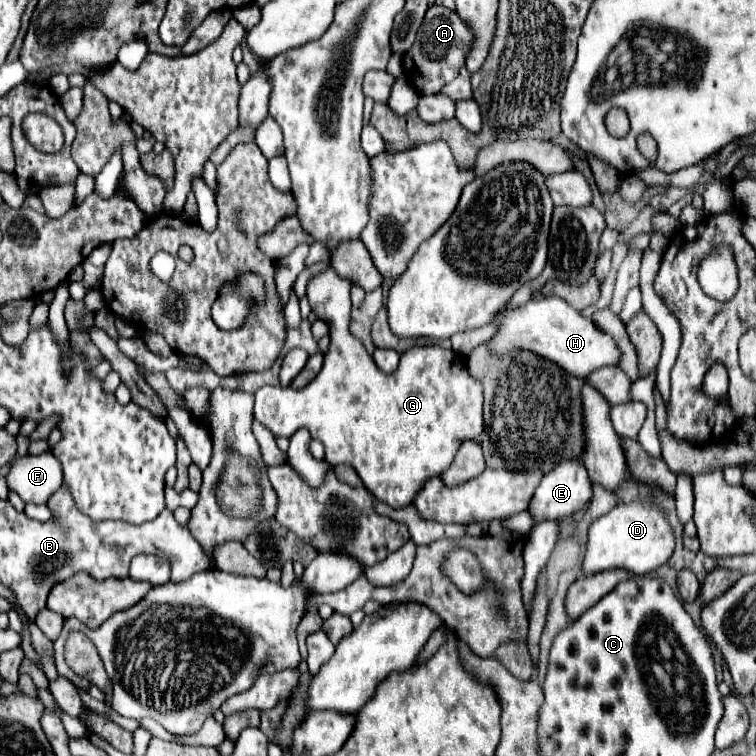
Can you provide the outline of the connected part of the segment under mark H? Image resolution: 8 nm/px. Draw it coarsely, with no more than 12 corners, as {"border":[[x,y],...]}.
{"border":[[558,296],[500,312],[490,354],[528,350],[586,378],[614,340]]}

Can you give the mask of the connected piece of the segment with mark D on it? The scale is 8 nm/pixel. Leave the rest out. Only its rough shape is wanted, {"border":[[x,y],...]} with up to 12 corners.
{"border":[[646,502],[618,504],[588,528],[582,572],[642,576],[674,550]]}

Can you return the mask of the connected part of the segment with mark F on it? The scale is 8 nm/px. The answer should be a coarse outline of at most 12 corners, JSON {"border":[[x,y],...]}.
{"border":[[52,452],[16,460],[6,480],[26,504],[62,486]]}

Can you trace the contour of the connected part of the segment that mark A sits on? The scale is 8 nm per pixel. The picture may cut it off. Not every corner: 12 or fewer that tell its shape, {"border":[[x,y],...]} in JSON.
{"border":[[430,6],[404,72],[420,94],[458,76],[474,30]]}

